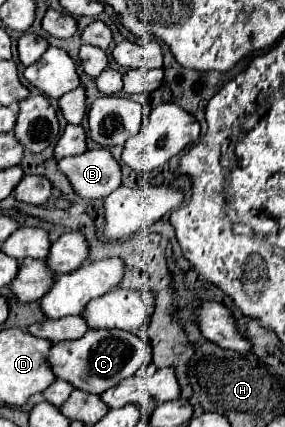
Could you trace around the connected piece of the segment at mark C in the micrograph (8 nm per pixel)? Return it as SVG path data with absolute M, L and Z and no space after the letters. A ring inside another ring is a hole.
M90 329L84 337L74 341L56 343L50 349L50 365L60 379L70 381L76 389L90 393L104 393L106 389L118 385L122 379L134 375L142 365L152 361L152 345L148 339L134 335L124 329Z

